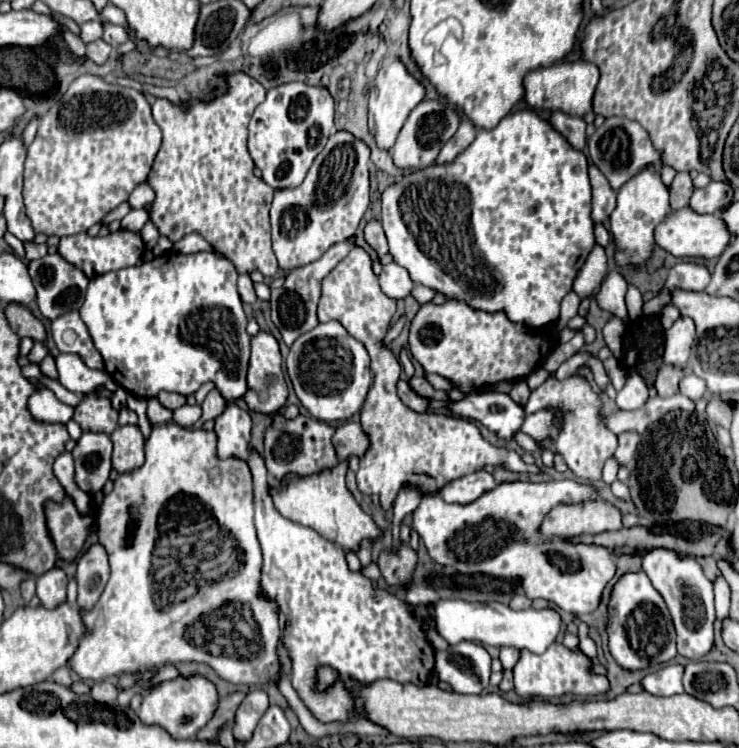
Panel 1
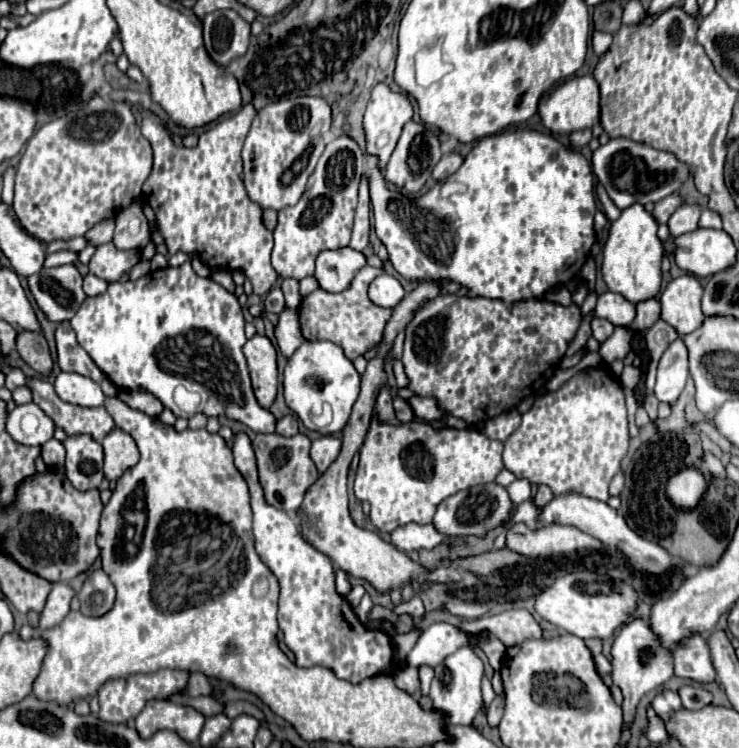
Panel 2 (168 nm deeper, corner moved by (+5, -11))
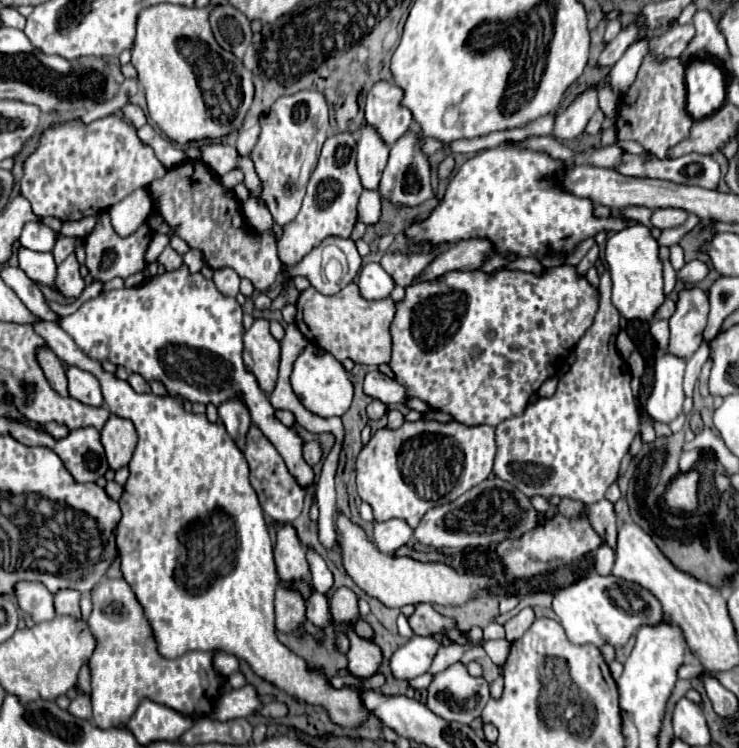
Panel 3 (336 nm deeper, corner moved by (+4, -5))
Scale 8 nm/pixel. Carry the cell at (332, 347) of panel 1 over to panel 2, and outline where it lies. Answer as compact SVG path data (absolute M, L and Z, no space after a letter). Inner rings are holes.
M304 341L288 359L282 383L286 405L302 419L308 429L320 431L322 435L330 435L344 429L350 417L350 409L360 393L360 375L356 373L352 361L346 359L344 351L330 341ZM324 405L330 405L332 419L324 427L318 427L314 423L314 417L322 413Z

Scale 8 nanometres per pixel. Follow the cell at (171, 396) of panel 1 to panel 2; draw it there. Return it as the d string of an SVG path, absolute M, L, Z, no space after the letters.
M120 389L118 397L126 405L130 405L134 409L140 409L140 411L146 411L148 415L154 415L154 417L158 417L162 413L162 409L164 409L164 405L154 395L150 395L148 391L142 391L142 389L138 389L138 391L124 391L124 389Z

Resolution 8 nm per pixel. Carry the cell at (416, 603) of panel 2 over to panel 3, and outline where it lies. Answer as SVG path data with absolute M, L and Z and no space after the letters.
M419 603L415 605L413 615L409 617L409 625L413 629L415 635L439 635L447 629L447 635L455 641L455 643L467 643L467 639L463 637L461 631L455 629L455 623L443 615L439 615L431 605L427 603Z

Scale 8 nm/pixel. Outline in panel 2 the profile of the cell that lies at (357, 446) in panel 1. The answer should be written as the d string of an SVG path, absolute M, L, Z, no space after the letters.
M326 435L326 437L312 441L310 457L312 457L312 461L320 473L324 473L332 465L332 461L338 457L340 445L342 445L342 441L332 437L332 435Z

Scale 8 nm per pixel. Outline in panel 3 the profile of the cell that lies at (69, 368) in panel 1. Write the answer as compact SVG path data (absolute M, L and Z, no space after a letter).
M67 367L67 381L69 381L69 395L85 405L99 407L103 405L103 395L101 395L101 385L99 379L93 373L87 373L79 367Z

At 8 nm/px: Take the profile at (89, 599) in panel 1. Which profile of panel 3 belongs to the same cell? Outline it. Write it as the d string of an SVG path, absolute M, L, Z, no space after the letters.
M105 577L103 581L99 581L99 585L95 585L95 589L91 589L91 601L93 601L93 611L87 619L87 623L97 639L97 649L89 661L89 669L91 669L91 687L93 687L93 693L91 693L93 723L97 727L109 729L109 727L125 725L131 719L131 715L135 713L141 699L151 699L157 703L163 703L163 705L177 709L181 713L187 713L187 715L205 717L211 713L213 703L217 701L217 695L219 695L217 689L223 683L223 677L219 673L215 673L215 669L211 665L213 653L189 651L177 659L163 659L155 649L149 623L143 617L143 609L125 579Z

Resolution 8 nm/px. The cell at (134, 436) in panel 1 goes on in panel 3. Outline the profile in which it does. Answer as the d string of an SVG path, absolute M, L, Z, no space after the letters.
M111 415L105 427L101 429L101 443L107 453L111 469L121 469L131 461L131 455L137 445L137 433L129 419Z

